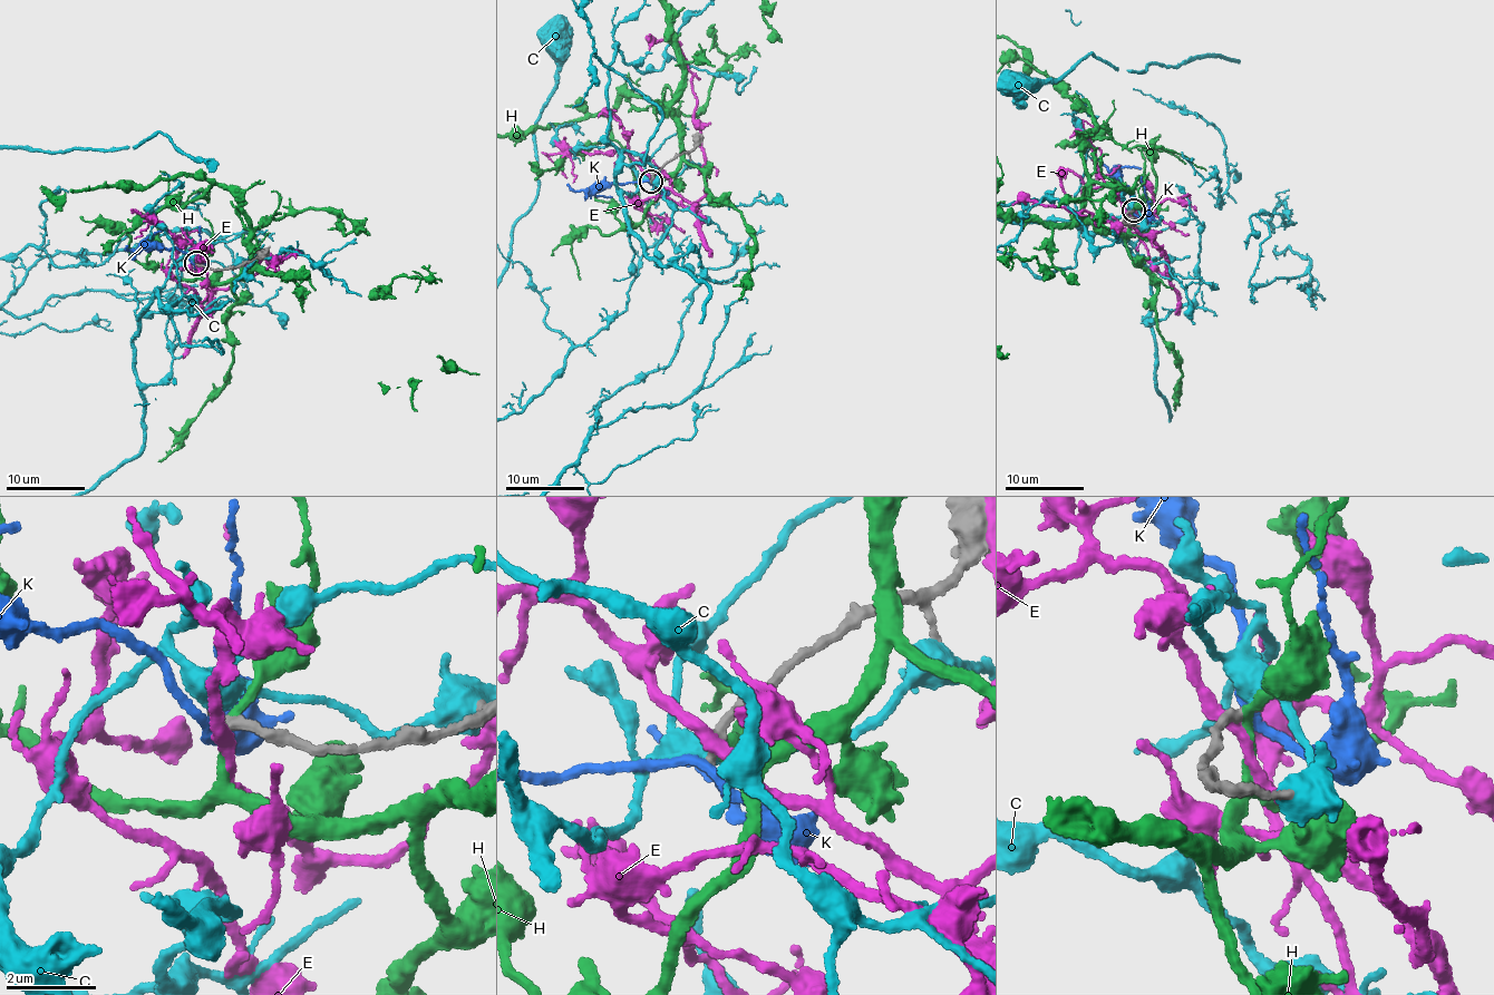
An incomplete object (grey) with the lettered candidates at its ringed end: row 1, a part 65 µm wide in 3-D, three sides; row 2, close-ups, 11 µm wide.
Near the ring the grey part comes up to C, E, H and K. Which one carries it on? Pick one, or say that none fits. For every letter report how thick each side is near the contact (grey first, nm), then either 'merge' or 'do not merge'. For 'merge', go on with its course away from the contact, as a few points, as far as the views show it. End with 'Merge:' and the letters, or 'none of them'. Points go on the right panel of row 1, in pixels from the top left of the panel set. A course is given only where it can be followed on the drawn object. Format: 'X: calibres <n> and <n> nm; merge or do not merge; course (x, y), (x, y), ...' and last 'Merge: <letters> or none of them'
C: calibres 240 and 440 nm; do not merge
E: calibres 260 and 280 nm; do not merge
H: calibres 260 and 180 nm; do not merge
K: calibres 220 and 190 nm; do not merge
Merge: none of them

